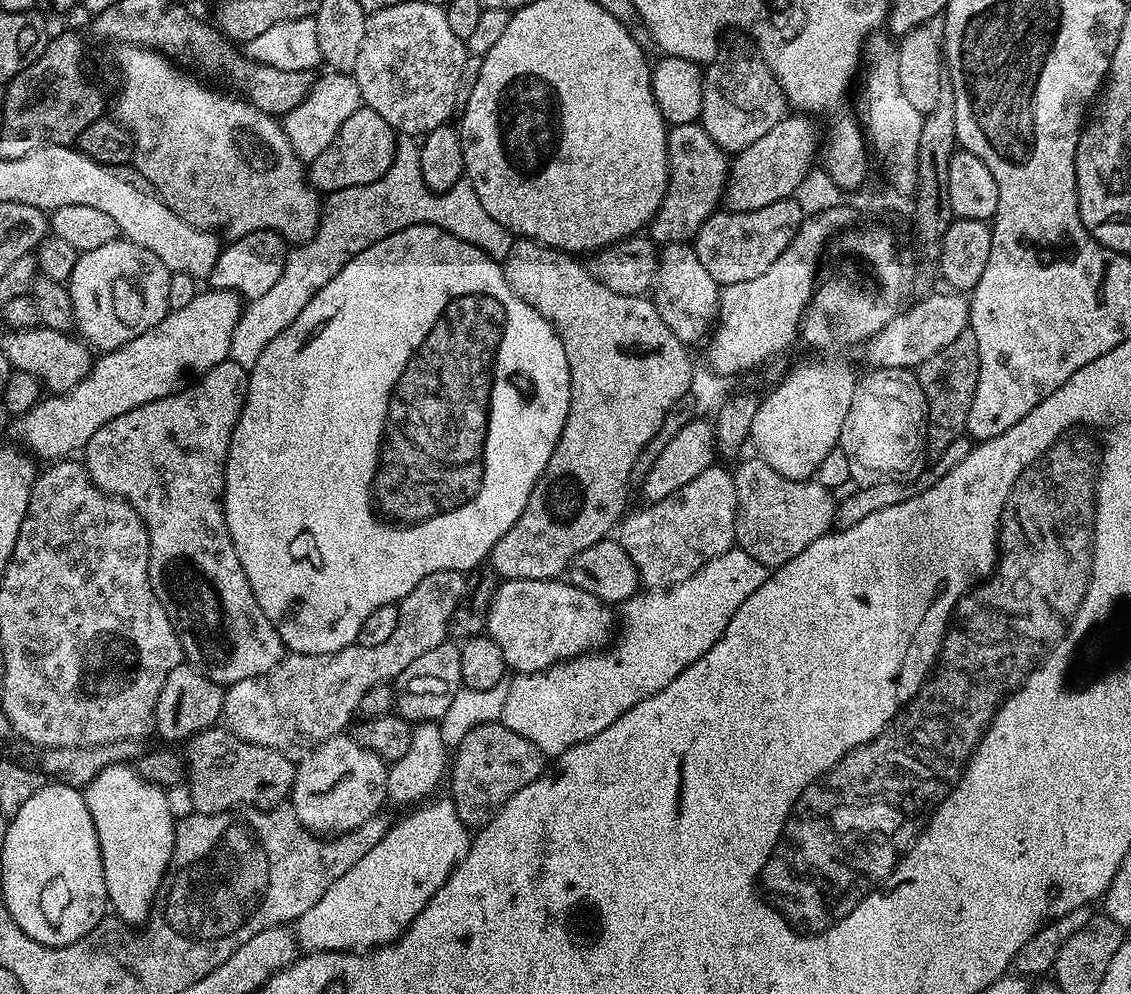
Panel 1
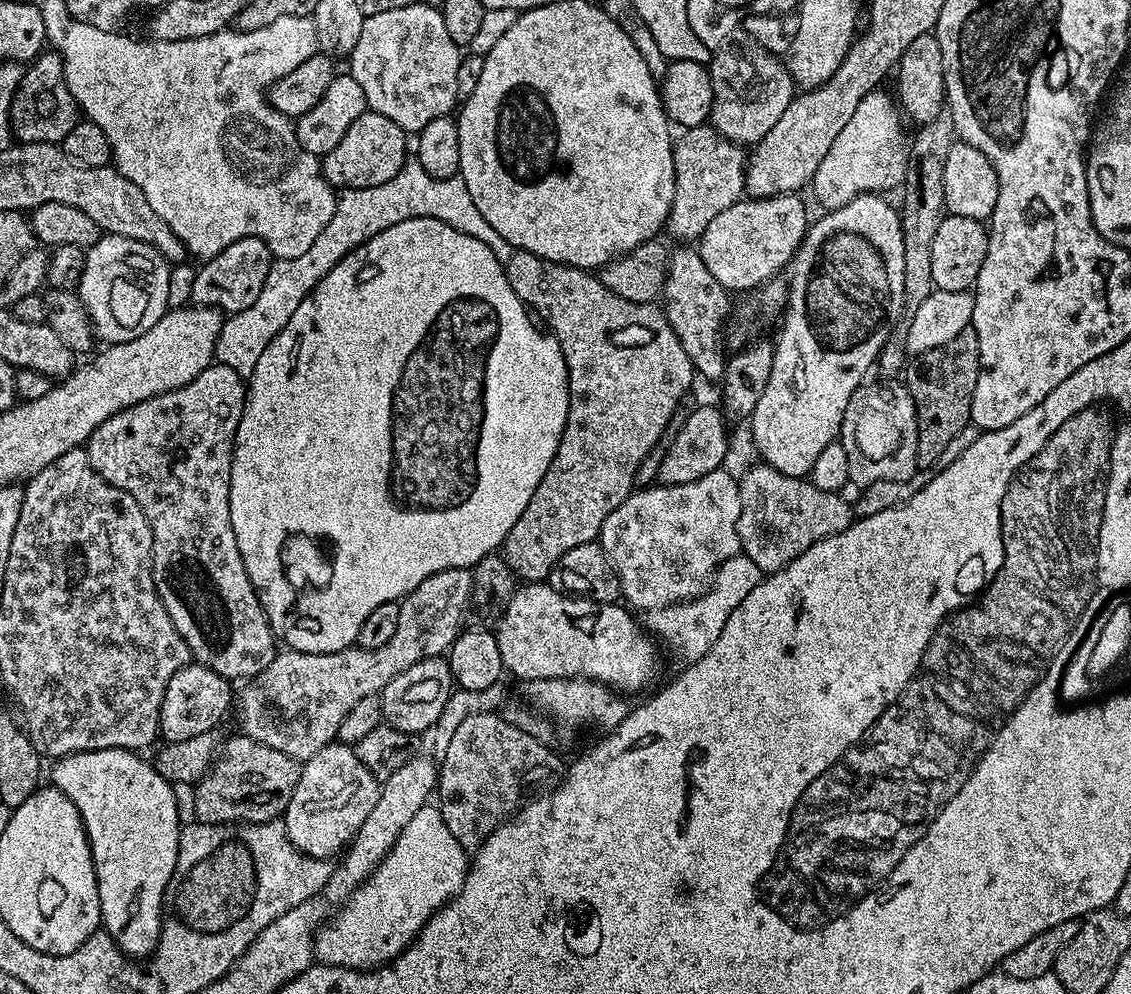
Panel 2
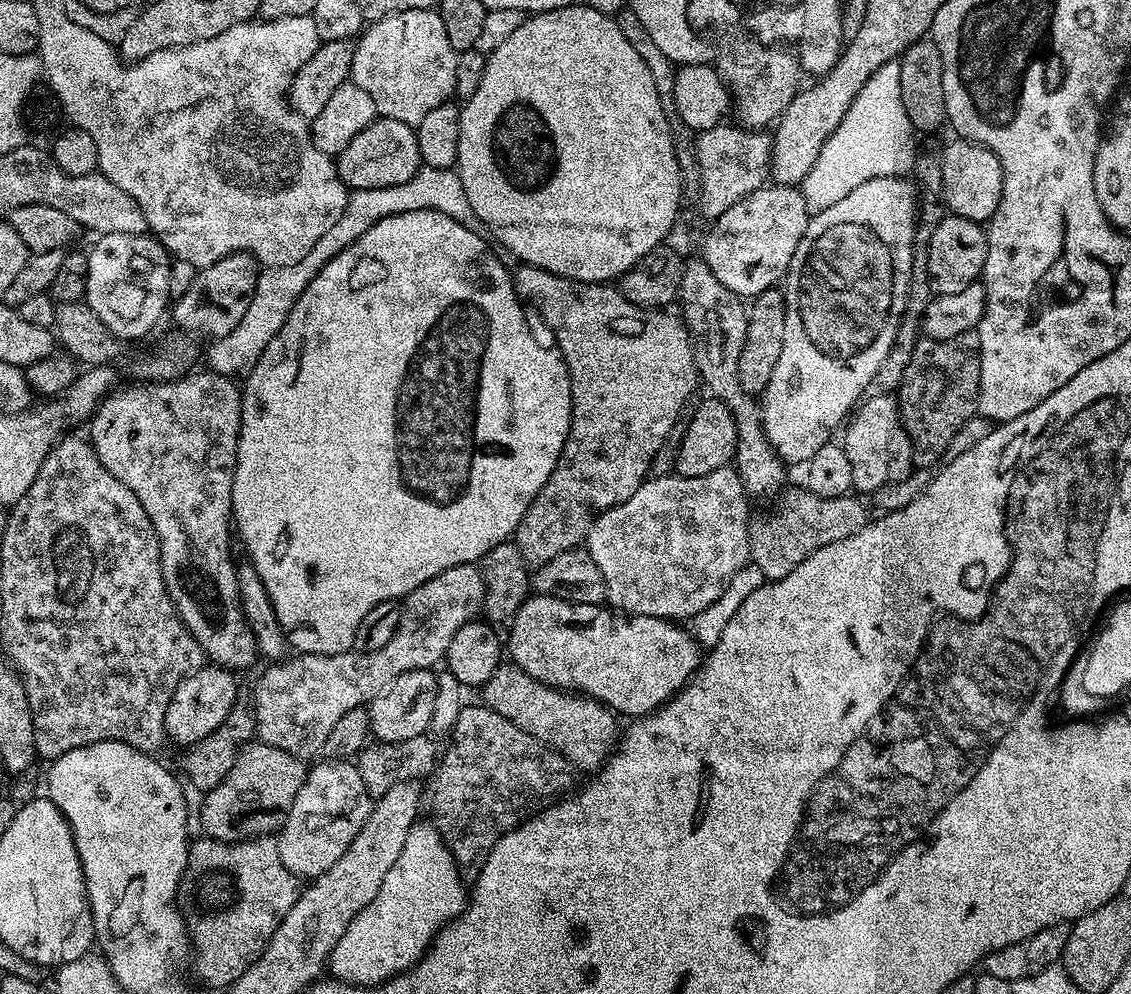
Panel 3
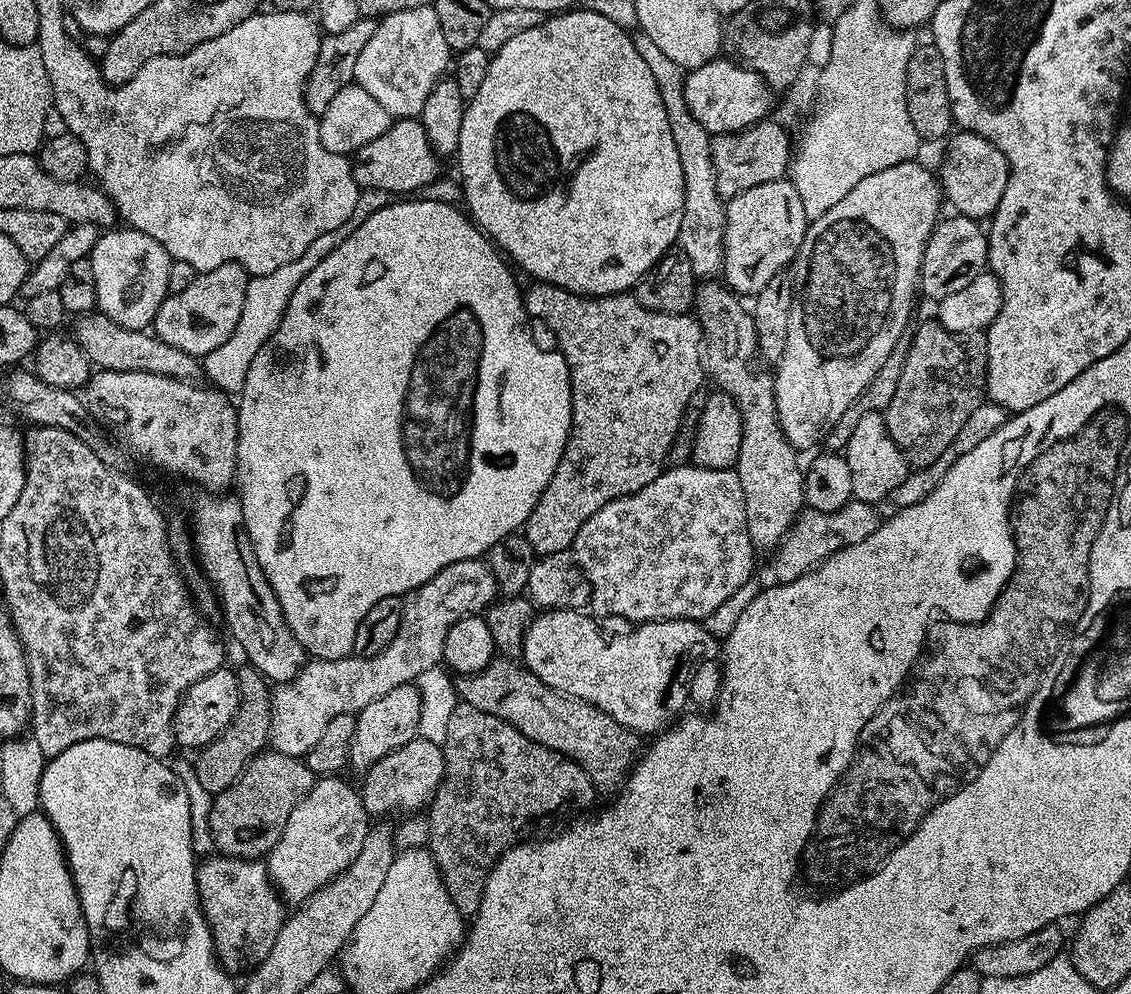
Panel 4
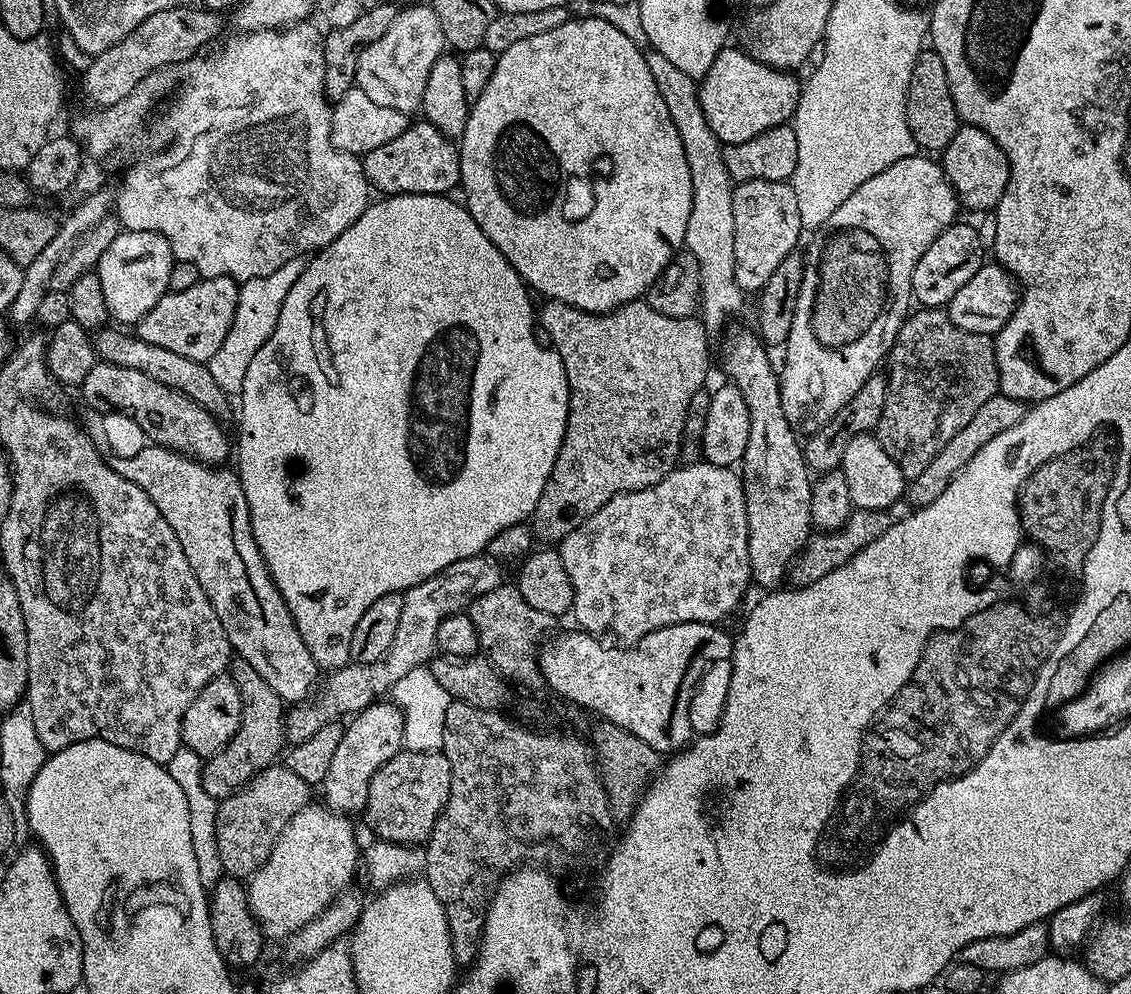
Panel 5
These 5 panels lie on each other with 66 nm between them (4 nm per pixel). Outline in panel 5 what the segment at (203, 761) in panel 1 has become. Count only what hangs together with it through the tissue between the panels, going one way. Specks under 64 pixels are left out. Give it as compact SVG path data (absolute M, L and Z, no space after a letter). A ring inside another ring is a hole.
M277 762L270 768L263 768L249 784L238 789L234 795L219 801L216 810L216 833L218 834L218 858L222 862L225 873L232 878L248 878L257 872L266 862L274 842L286 830L286 822L298 814L313 799L313 785L306 783L294 770L290 770L283 763Z

